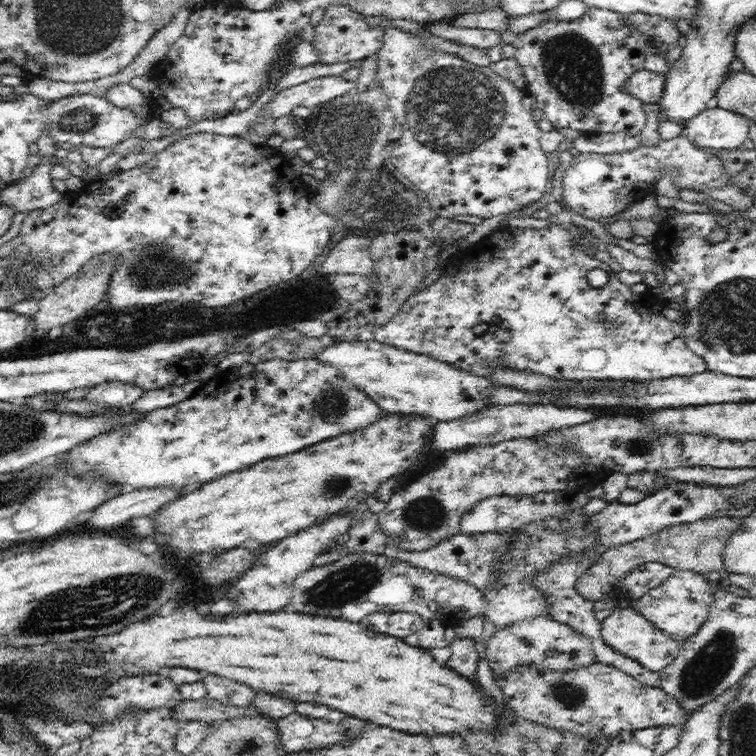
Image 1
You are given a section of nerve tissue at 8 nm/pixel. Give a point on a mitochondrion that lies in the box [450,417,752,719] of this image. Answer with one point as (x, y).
(713, 661)

